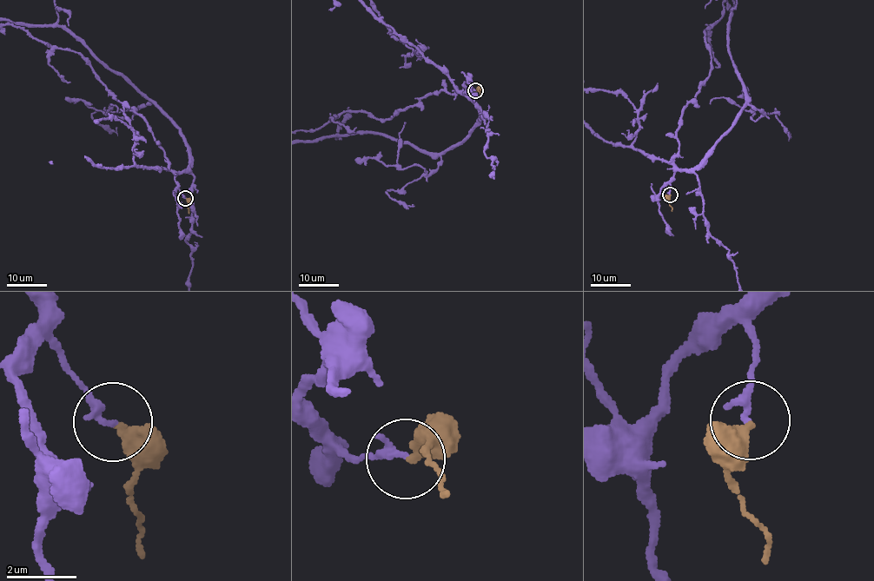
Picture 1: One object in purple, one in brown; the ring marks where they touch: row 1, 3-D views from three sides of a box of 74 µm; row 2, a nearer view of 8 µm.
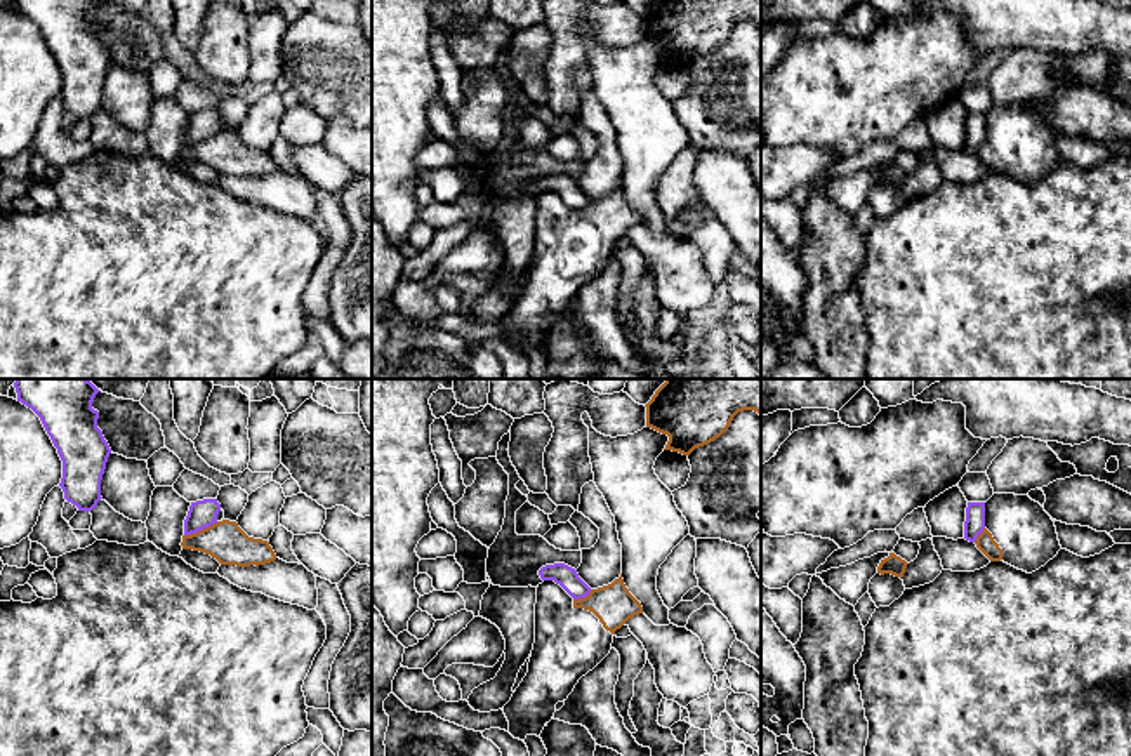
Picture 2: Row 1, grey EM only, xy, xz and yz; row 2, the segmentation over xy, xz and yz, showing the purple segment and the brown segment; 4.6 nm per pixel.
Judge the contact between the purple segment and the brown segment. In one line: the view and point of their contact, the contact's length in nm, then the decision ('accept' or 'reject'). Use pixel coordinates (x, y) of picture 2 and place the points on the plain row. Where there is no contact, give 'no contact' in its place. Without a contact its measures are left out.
contact xy (200, 139); length 170 nm; reject

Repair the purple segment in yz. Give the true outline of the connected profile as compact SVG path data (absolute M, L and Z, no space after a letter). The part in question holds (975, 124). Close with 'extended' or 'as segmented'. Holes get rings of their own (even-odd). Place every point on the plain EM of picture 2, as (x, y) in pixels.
M968 113L964 149L975 153L985 139L985 113Z | as segmented

